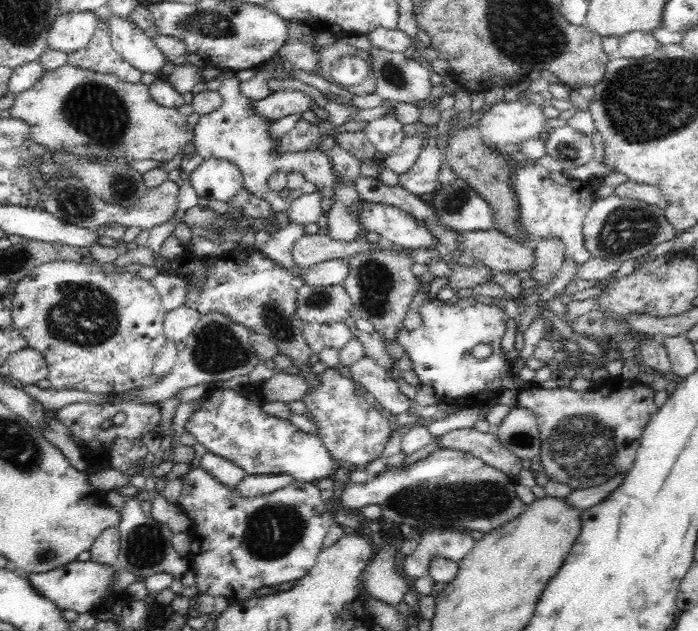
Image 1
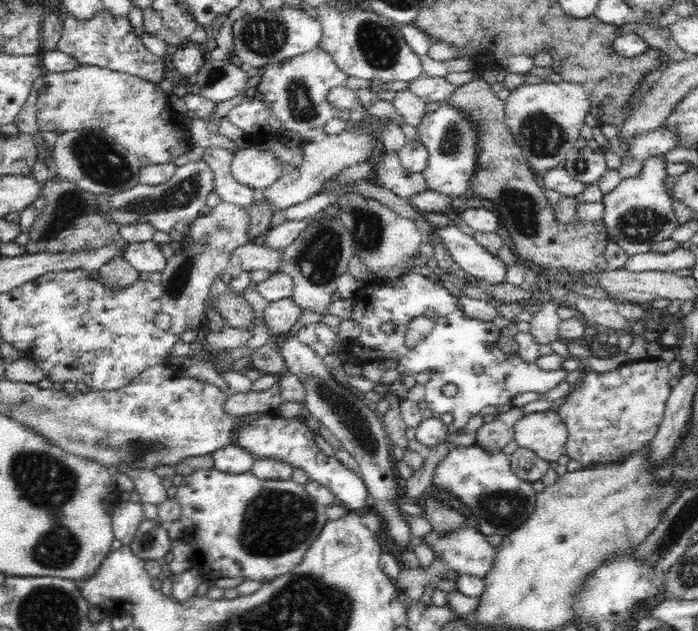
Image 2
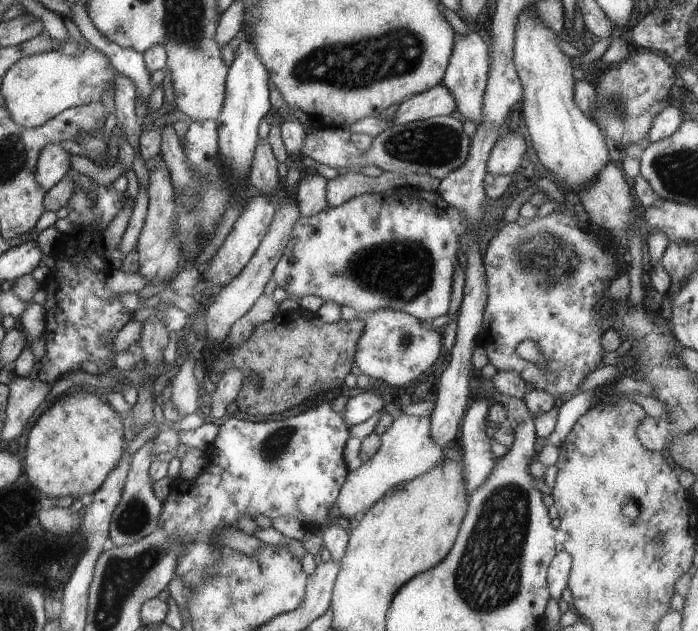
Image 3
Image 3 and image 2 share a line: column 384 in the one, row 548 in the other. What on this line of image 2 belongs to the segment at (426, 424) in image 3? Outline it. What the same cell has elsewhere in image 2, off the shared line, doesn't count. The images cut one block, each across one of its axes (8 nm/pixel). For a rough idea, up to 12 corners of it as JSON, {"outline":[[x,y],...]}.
{"outline":[[470,526],[441,536],[428,532],[448,569],[484,578],[496,547]]}

